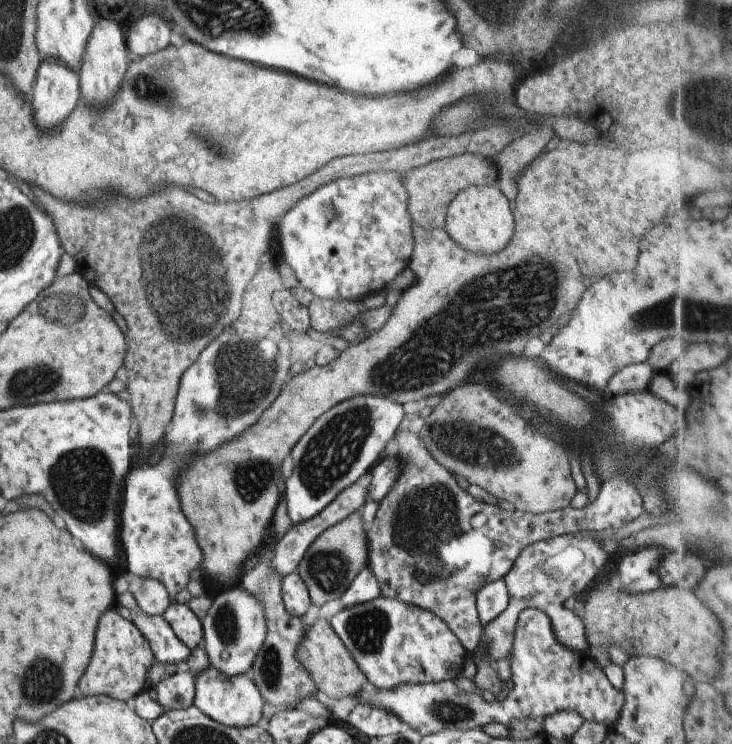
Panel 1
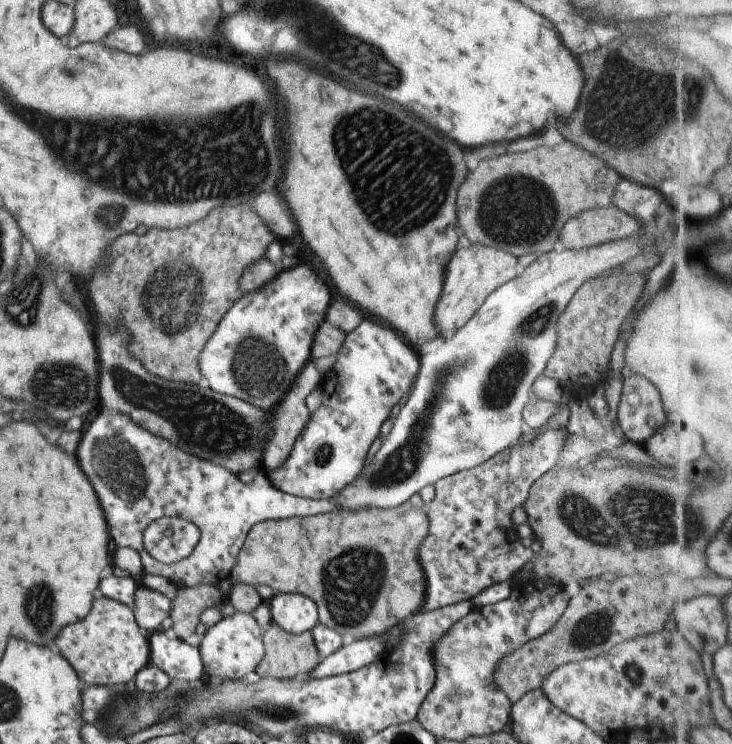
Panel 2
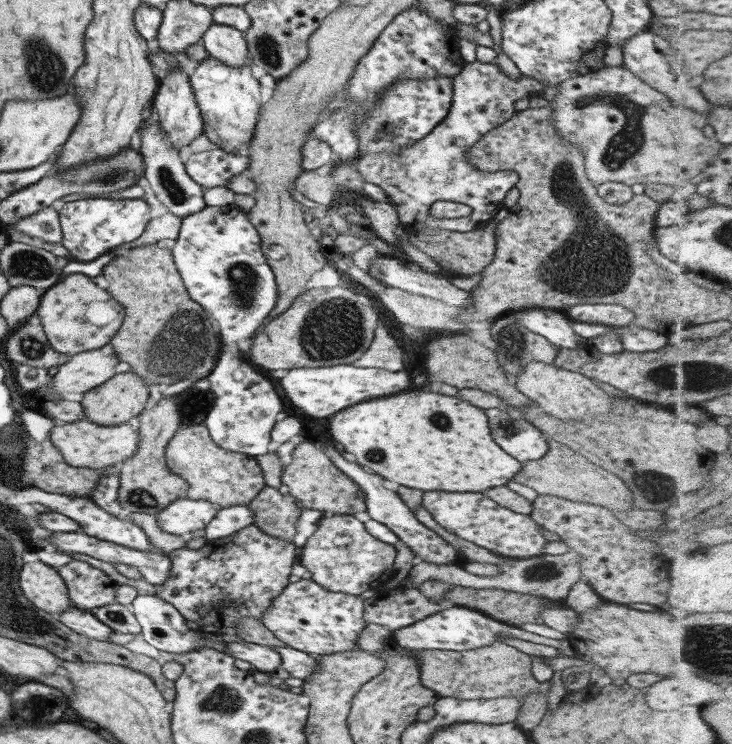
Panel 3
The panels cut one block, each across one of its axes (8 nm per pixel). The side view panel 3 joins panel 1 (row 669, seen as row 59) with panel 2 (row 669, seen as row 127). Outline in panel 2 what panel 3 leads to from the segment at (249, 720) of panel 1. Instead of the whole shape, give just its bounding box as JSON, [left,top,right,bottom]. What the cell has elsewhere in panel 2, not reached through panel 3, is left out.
[198,612,264,681]

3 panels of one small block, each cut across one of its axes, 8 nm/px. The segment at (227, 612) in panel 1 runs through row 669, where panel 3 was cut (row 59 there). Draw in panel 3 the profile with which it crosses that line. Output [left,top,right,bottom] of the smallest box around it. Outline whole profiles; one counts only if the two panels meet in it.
[201,23,250,68]

